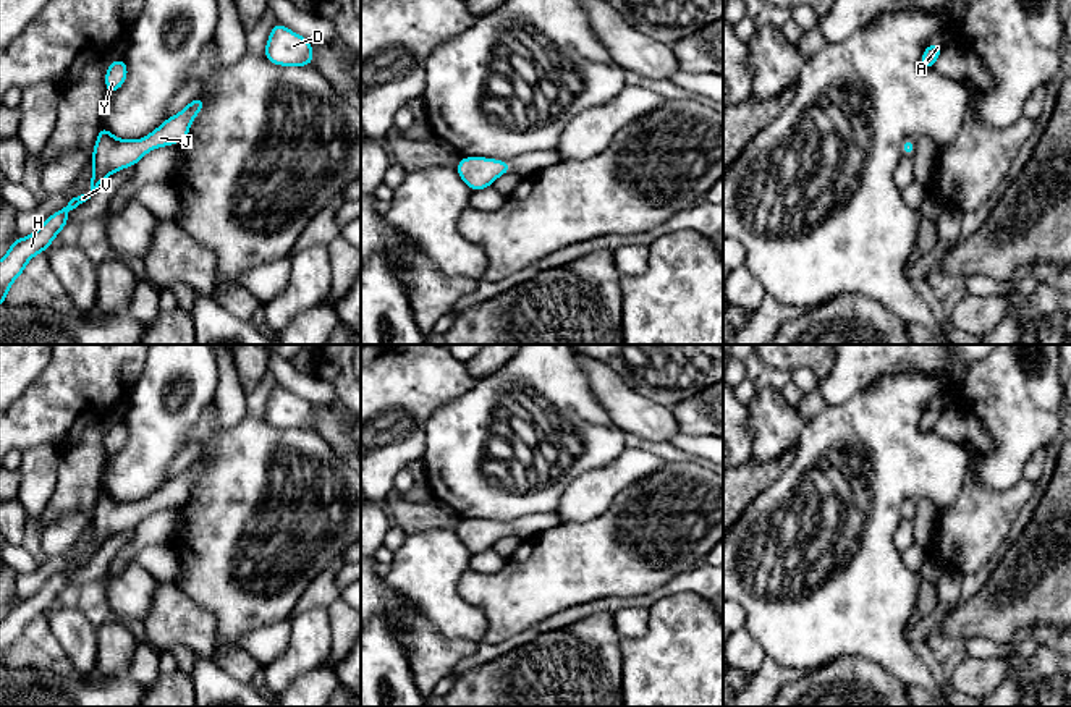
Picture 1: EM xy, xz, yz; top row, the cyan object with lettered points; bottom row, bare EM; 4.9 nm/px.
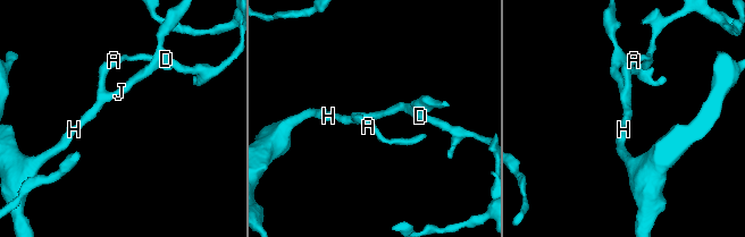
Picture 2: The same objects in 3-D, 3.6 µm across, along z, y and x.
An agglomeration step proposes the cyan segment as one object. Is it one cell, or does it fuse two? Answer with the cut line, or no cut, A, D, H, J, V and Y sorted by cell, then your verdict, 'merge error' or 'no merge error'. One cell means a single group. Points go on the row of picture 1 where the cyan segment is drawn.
cut none; groups A D H J V Y; no merge error

